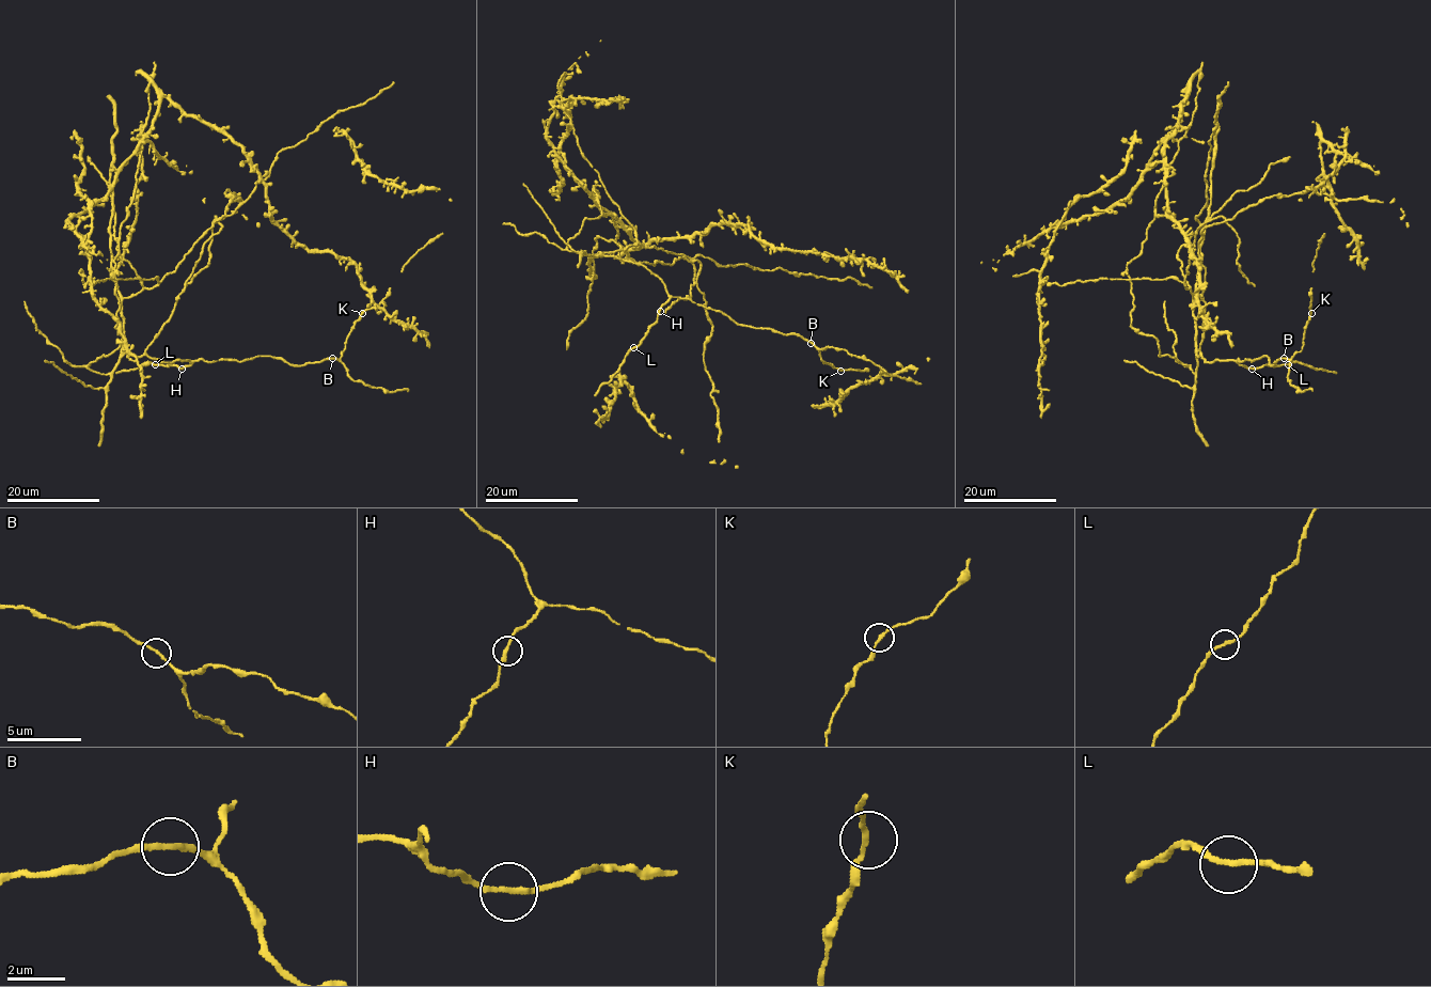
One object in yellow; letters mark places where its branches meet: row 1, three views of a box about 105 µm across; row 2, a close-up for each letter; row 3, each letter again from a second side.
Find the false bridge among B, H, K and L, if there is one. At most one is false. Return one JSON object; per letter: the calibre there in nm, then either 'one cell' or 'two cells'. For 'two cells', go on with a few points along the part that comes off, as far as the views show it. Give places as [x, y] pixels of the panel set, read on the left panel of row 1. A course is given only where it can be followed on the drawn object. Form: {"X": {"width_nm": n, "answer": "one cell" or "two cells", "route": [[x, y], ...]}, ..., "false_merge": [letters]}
{"B": {"width_nm": 190, "answer": "one cell"}, "H": {"width_nm": 200, "answer": "one cell"}, "K": {"width_nm": 190, "answer": "one cell"}, "L": {"width_nm": 190, "answer": "one cell"}, "false_merge": []}

